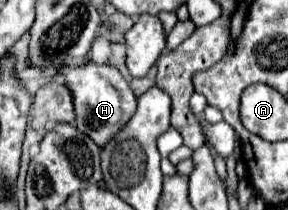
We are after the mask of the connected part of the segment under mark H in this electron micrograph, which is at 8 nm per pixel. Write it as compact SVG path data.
M87 63L79 67L59 67L59 77L65 79L67 87L73 91L73 103L75 103L75 125L81 133L89 135L101 149L119 133L119 129L133 117L137 109L137 97L133 97L131 87L123 79L123 75L109 65L97 65Z

